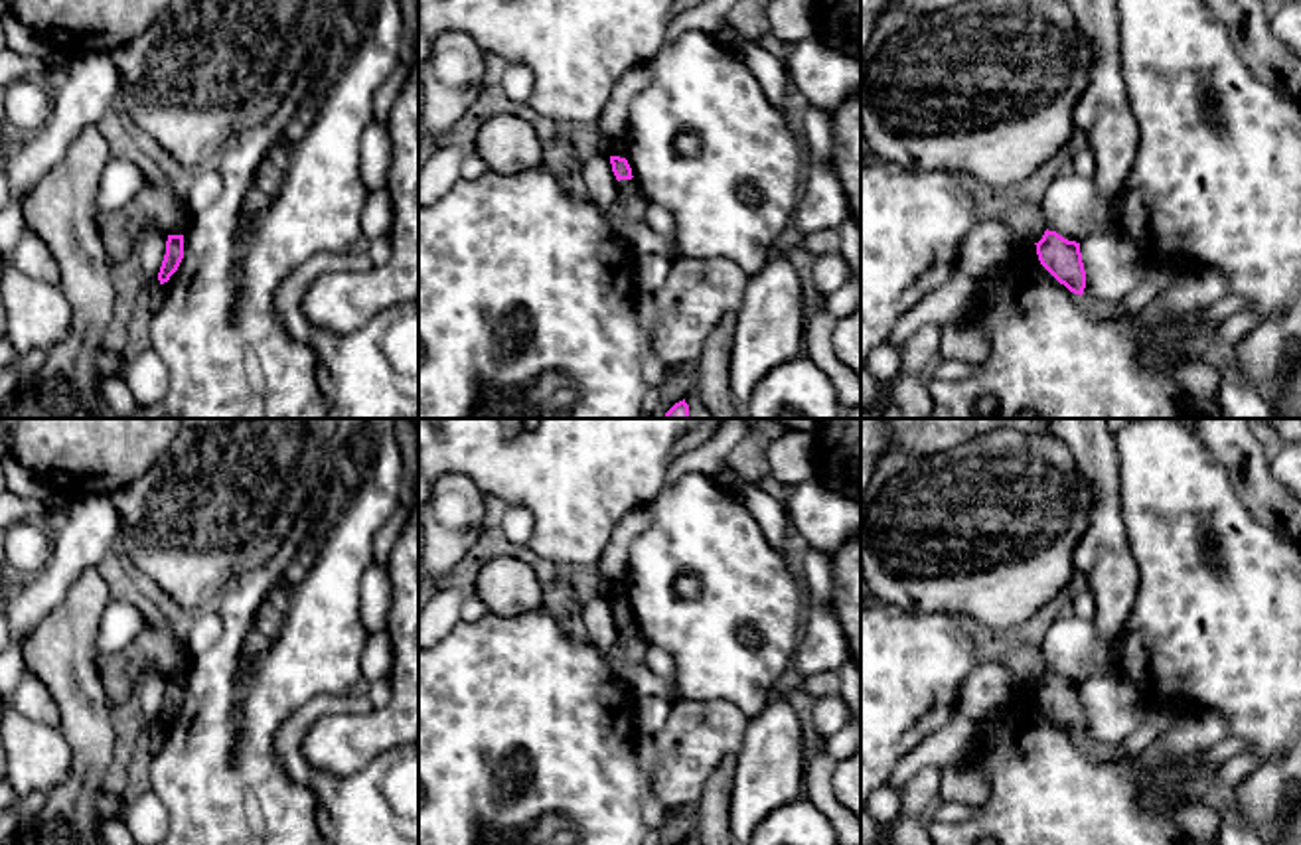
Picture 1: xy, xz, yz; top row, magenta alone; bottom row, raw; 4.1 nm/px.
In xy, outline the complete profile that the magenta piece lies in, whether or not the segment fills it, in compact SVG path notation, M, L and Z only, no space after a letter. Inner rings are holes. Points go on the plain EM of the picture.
M168 677L166 697L158 715L160 727L168 725L184 701L184 677Z

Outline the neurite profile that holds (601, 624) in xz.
M584 594L582 620L590 646L598 652L604 653L618 644L618 622L612 614L608 594Z

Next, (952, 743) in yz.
M956 713L896 764L888 786L900 790L924 766L944 770L952 764L965 762L977 744L979 725Z

